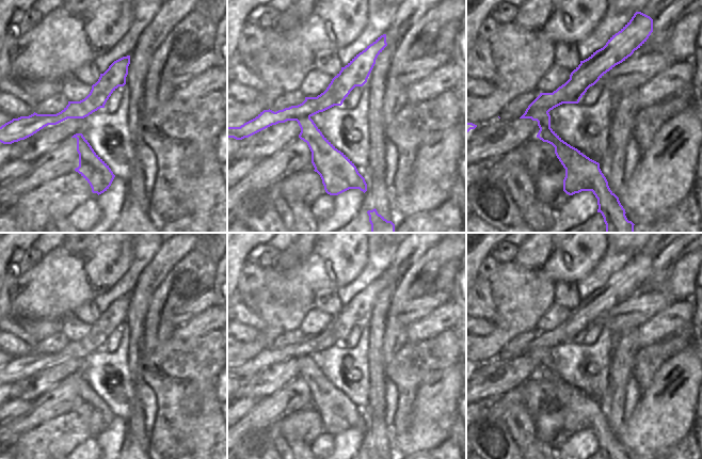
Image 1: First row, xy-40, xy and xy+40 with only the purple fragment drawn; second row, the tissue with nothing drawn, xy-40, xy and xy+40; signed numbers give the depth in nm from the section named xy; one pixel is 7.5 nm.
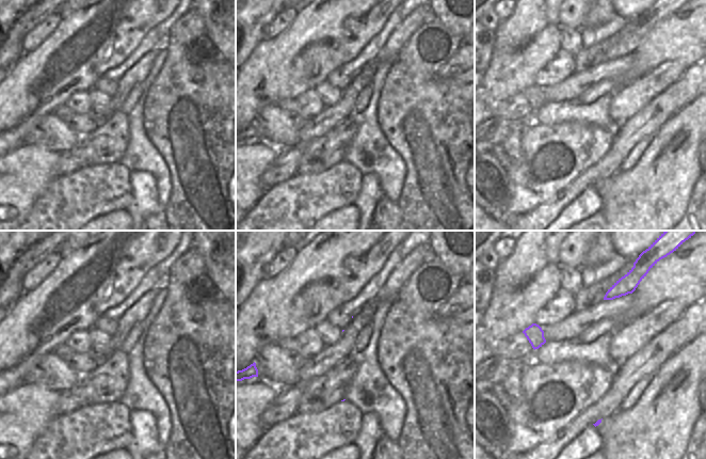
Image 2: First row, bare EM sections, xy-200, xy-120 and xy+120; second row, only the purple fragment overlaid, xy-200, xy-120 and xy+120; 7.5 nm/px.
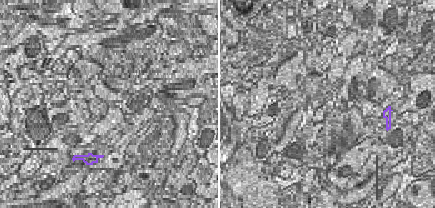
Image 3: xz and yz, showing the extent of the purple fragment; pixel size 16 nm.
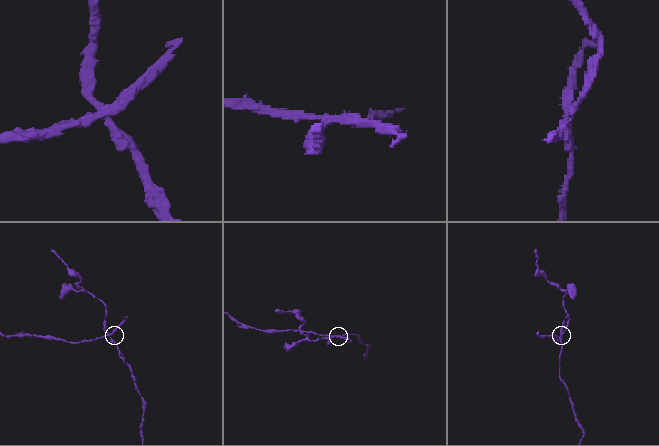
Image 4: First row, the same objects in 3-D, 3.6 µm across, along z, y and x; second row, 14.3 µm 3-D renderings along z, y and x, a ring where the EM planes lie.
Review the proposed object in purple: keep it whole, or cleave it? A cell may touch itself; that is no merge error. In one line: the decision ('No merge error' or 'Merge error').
Merge error

